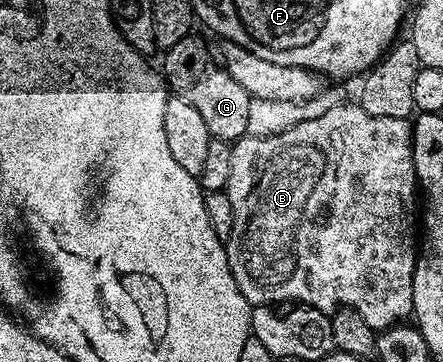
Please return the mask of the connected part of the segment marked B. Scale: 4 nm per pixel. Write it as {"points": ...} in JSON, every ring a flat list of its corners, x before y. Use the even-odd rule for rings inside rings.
{"points":[[332,104,329,112,325,112,325,116,317,116,317,120,305,120,301,124,297,124,293,128,289,128,280,134,273,136,265,136,264,138,253,138,244,136,234,143,231,148,232,166,229,167,229,180,225,197,231,205,231,239,226,239,225,256,229,260,229,268,231,275,235,278,237,288,247,298,248,303,252,307,265,306,268,304,302,304,312,306,324,312,334,312,341,306,348,306,357,312,361,312,361,317,365,320,365,324,369,324,372,330,382,332,388,330,391,326,398,326,406,323,413,314,413,272,415,271,415,260,417,257,417,183,415,181,415,165,411,159,411,132,413,126,408,119,390,118,389,116,369,116,369,112,365,112,365,108,361,108,358,104,351,106,339,106]]}

